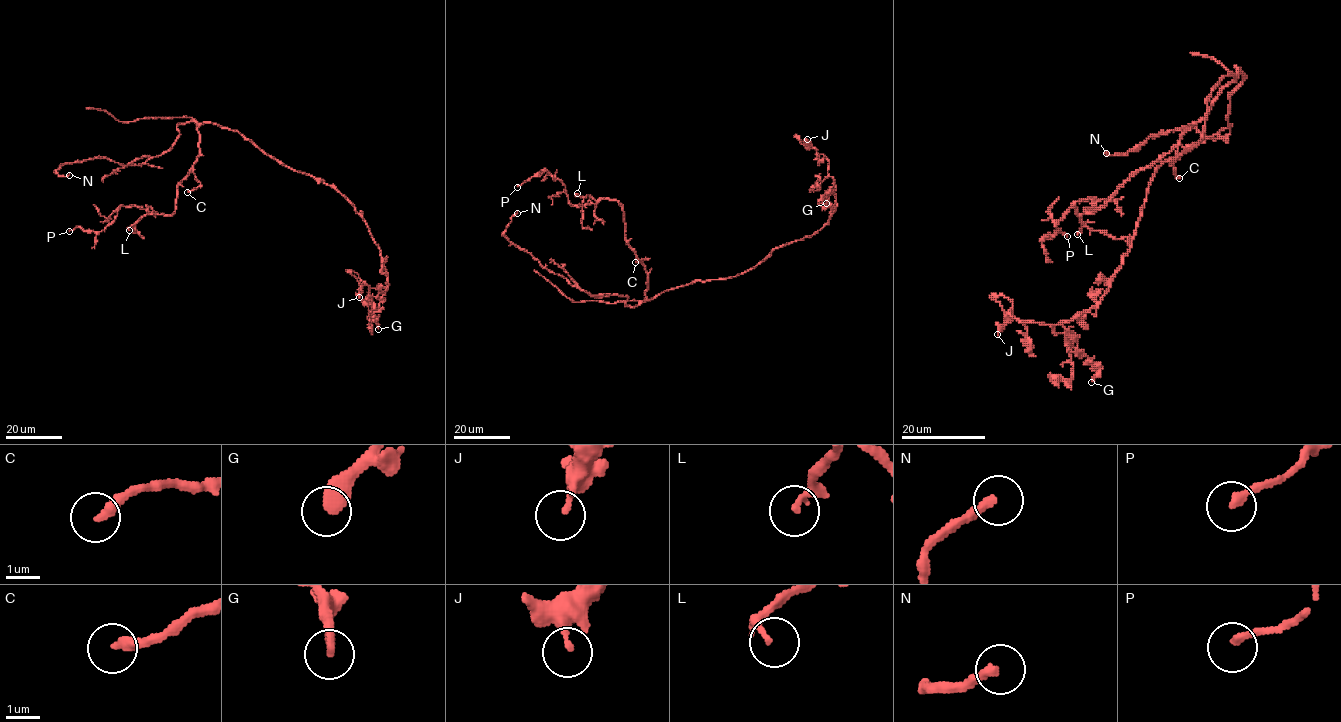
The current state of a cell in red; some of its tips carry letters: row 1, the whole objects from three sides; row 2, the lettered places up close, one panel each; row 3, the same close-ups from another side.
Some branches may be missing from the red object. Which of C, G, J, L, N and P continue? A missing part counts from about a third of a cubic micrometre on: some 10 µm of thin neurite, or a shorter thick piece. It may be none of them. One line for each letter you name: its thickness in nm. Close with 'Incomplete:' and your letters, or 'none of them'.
C: 340 nm
L: 150 nm
N: 260 nm
Incomplete: C, L, N

